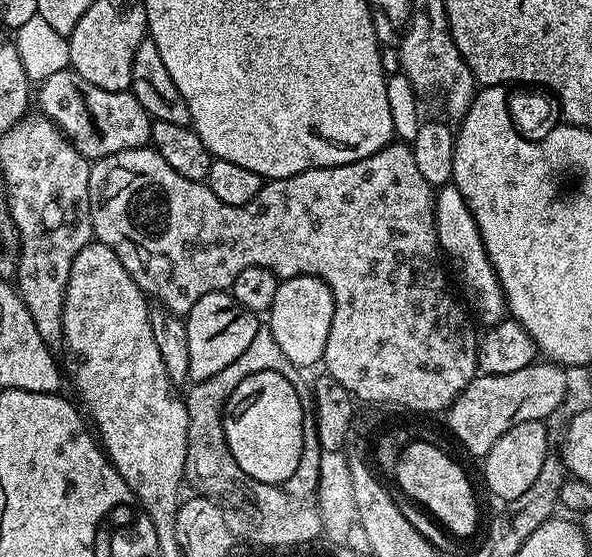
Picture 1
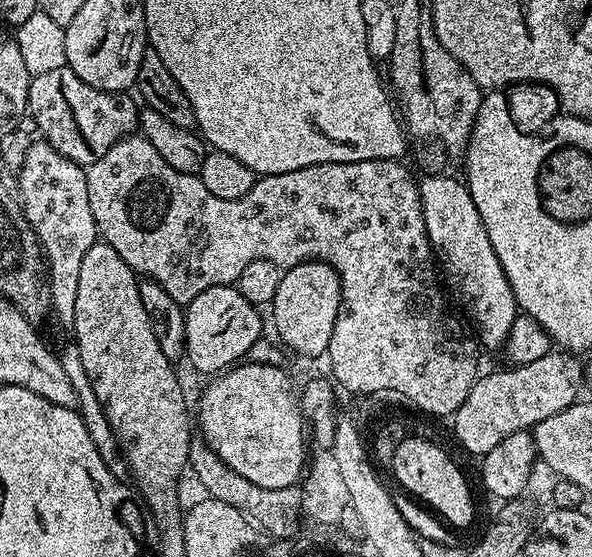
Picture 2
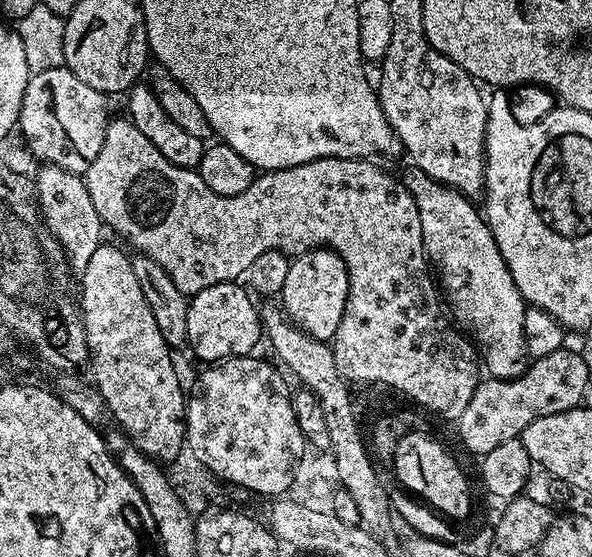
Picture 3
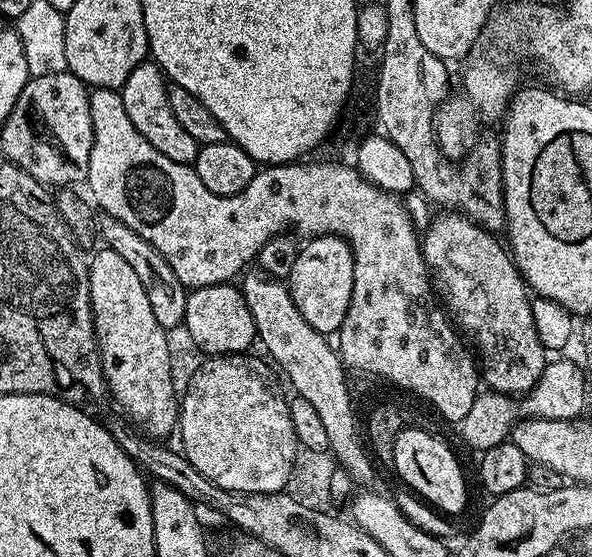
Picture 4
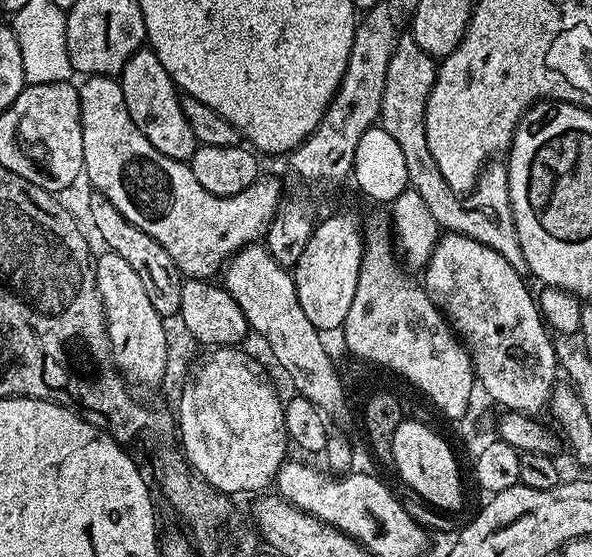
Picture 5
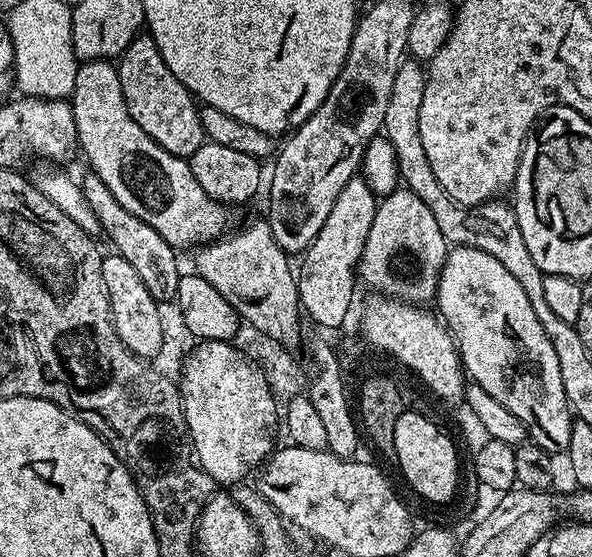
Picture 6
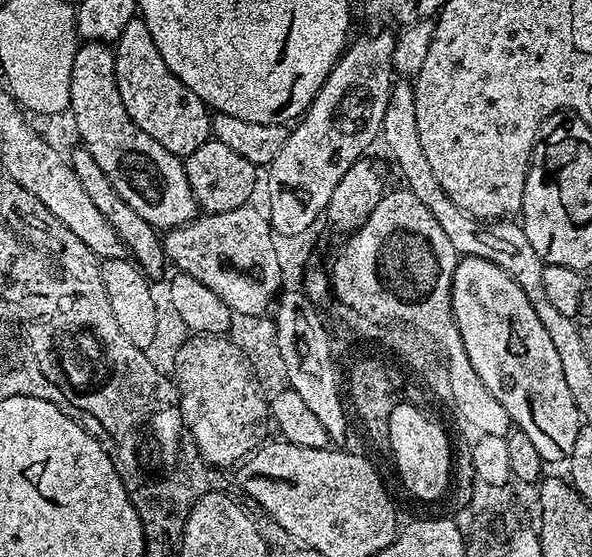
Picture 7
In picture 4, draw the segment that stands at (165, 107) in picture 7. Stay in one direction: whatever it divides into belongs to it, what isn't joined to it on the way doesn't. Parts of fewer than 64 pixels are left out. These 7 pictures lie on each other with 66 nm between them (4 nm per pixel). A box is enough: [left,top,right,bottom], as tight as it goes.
[119,62,201,166]

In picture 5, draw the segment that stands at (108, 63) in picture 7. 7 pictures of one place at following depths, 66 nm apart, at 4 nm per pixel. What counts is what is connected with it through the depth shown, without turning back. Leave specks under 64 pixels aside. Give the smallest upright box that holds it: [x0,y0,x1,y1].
[79,76,282,280]

